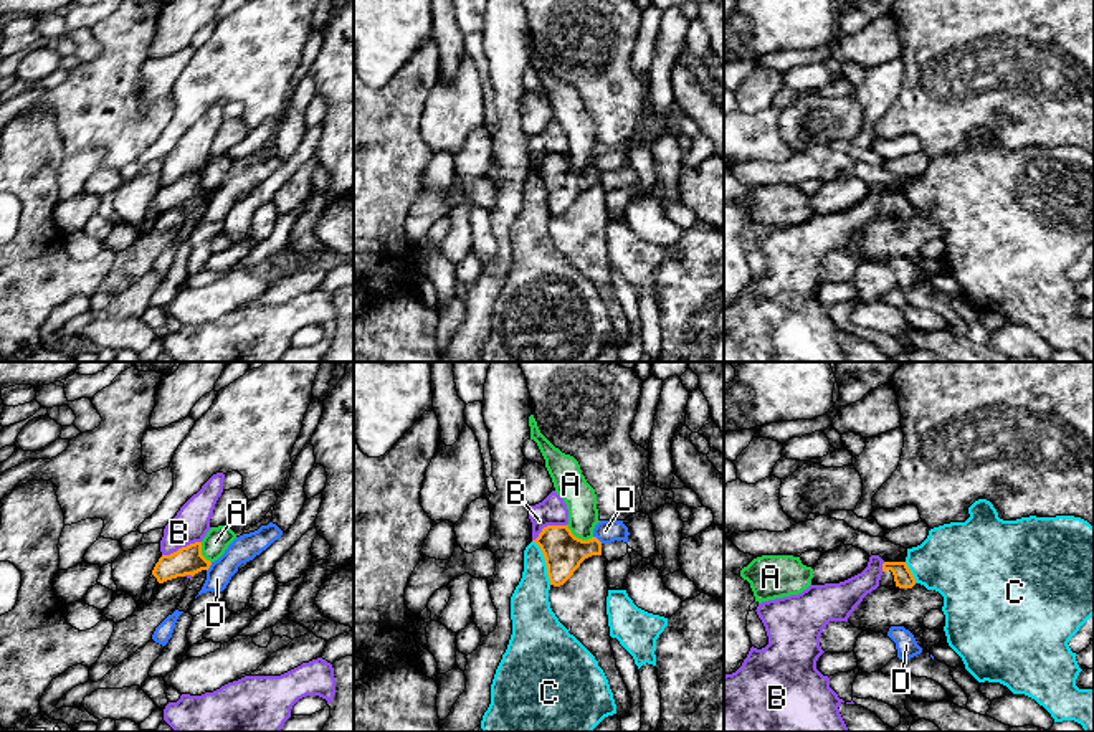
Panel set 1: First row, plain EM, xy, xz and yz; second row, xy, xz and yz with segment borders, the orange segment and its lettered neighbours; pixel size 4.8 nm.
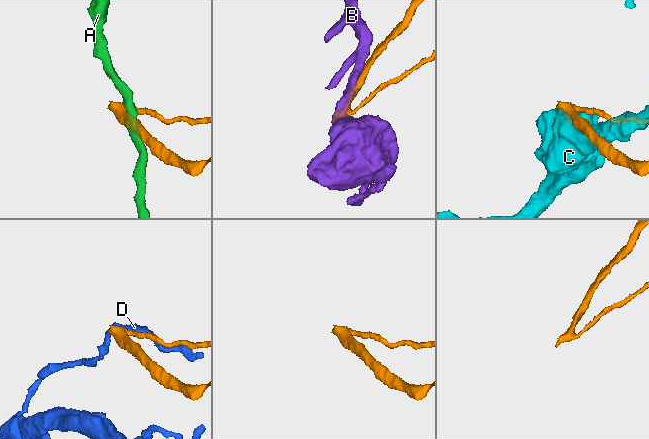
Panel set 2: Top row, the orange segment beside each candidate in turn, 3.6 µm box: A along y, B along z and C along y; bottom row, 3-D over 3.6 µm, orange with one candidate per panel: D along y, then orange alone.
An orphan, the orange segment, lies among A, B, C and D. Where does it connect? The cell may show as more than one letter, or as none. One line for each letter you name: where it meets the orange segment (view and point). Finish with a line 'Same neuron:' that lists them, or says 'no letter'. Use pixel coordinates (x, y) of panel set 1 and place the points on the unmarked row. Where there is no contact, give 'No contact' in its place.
Same neuron: no letter

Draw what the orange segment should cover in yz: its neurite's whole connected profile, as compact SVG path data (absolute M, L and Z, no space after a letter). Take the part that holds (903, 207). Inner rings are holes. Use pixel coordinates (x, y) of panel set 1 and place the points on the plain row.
M884 192L879 216L912 218L916 208L906 192Z

